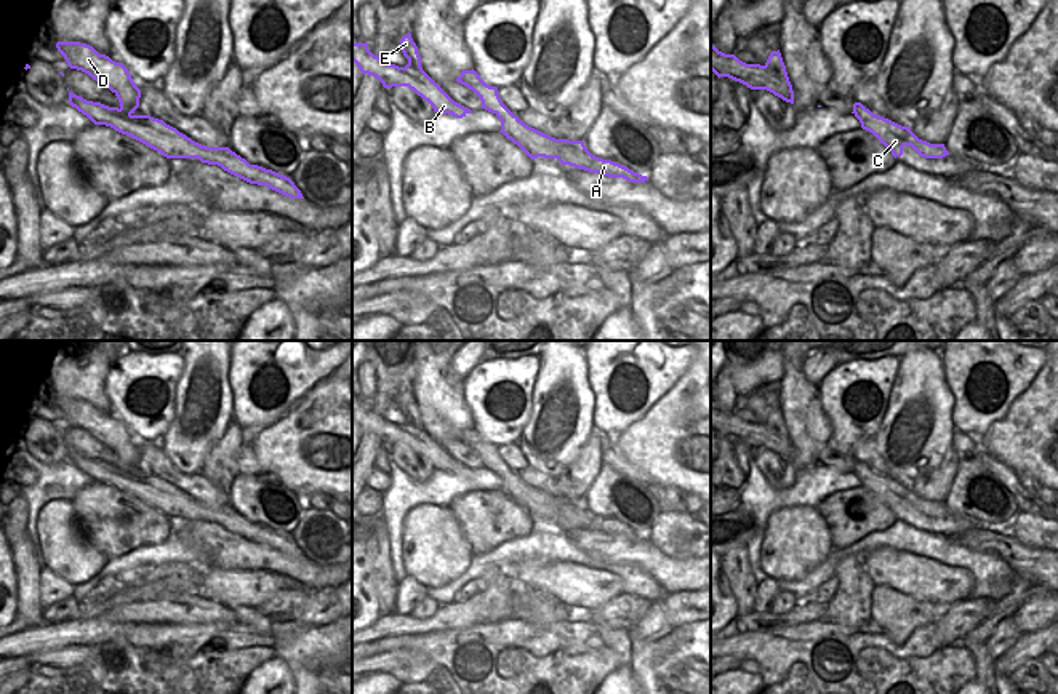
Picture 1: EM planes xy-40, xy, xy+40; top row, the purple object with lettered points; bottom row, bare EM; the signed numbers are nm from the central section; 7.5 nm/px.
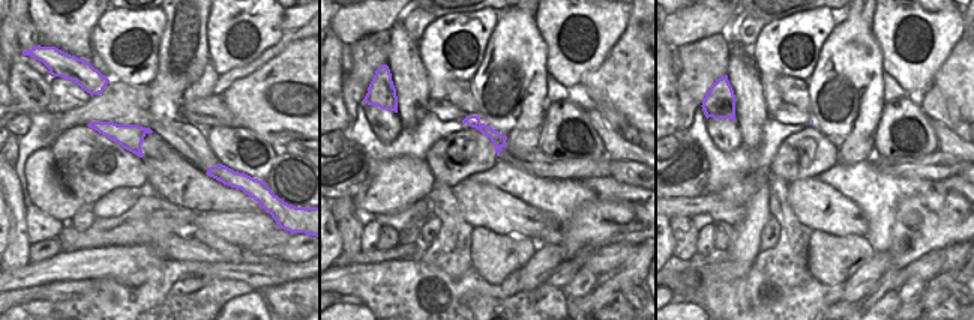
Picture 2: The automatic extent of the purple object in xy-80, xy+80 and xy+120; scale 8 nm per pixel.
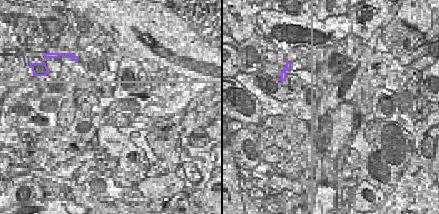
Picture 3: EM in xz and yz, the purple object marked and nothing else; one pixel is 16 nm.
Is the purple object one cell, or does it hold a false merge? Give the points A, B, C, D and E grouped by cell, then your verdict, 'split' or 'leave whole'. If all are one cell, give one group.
A B C E / D | split

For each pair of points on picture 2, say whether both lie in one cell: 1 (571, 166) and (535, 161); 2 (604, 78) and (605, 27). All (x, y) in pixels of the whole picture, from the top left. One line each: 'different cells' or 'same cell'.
1: same cell
2: different cells

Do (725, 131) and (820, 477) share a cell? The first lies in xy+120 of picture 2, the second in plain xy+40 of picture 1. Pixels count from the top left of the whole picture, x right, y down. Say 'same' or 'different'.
different

